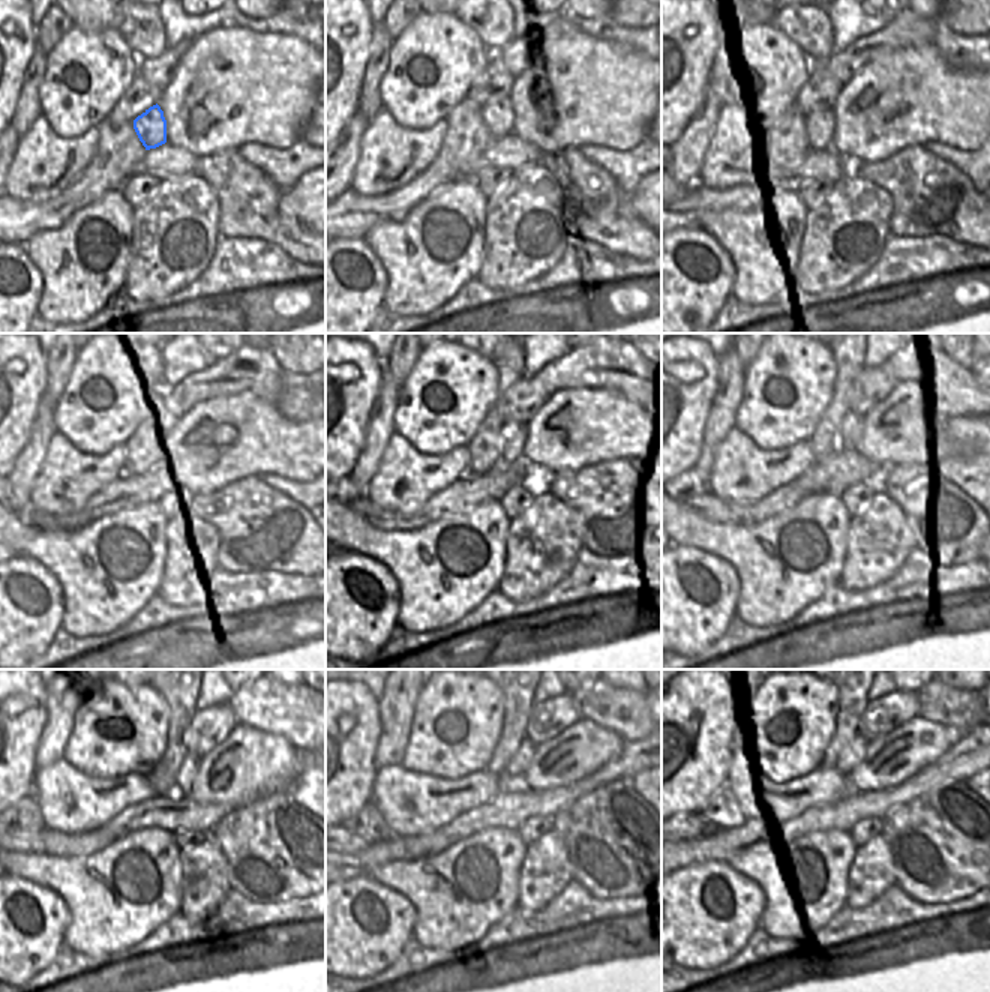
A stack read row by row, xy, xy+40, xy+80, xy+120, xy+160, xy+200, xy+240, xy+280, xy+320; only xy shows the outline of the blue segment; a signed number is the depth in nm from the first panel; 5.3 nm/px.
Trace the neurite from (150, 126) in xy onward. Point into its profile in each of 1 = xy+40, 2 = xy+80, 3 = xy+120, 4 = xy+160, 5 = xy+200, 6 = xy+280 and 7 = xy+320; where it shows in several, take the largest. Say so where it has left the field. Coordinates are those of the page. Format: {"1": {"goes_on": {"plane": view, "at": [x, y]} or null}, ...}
{"1": {"goes_on": {"plane": "xy+40", "at": [495, 117]}}, "2": {"goes_on": {"plane": "xy+80", "at": [821, 125]}}, "3": {"goes_on": {"plane": "xy+120", "at": [170, 440]}}, "4": {"goes_on": {"plane": "xy+160", "at": [513, 432]}}, "5": {"goes_on": {"plane": "xy+200", "at": [852, 425]}}, "6": {"goes_on": {"plane": "xy+280", "at": [521, 760]}}, "7": {"goes_on": {"plane": "xy+320", "at": [854, 755]}}}

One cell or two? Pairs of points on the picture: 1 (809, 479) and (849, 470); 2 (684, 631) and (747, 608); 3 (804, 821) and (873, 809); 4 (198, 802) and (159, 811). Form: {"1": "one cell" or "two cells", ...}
{"1": "one cell", "2": "two cells", "3": "one cell", "4": "one cell"}

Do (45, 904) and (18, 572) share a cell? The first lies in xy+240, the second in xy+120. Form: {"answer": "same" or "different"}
{"answer": "same"}

